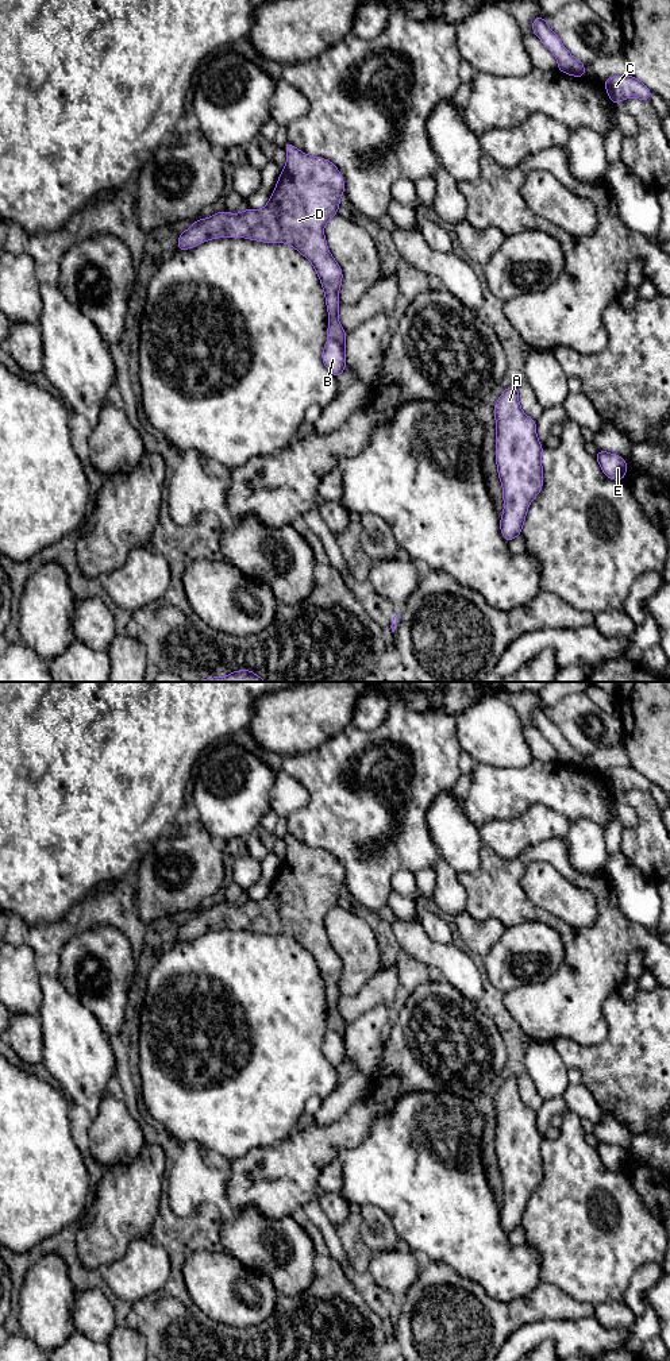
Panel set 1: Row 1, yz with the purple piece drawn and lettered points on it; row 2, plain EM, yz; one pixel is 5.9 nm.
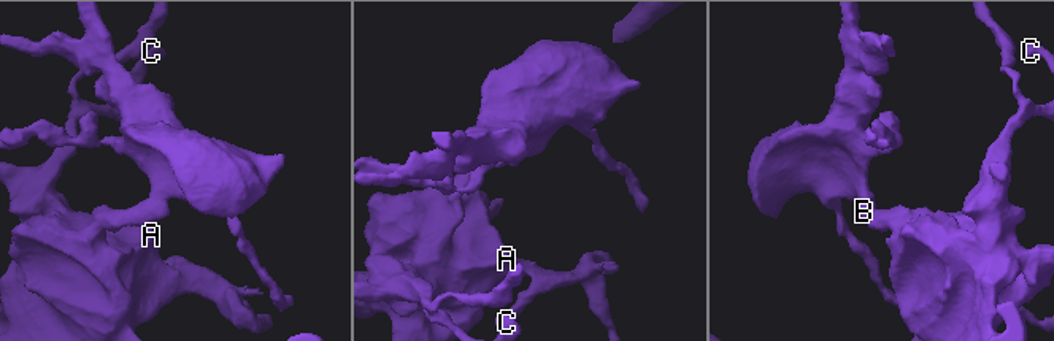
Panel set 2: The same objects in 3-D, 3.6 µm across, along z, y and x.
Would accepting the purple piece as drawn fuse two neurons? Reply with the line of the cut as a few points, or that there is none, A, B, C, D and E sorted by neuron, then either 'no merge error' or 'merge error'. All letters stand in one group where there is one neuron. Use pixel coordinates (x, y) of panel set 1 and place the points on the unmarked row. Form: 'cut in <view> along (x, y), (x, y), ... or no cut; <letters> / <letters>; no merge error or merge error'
cut in yz along (328, 1029), (343, 1034); A B C E / D; merge error

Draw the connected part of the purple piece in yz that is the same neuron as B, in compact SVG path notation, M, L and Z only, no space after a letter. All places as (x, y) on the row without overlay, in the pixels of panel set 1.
M327 1030L321 1052L327 1061L338 1069L346 1061L346 1036L335 1030Z

